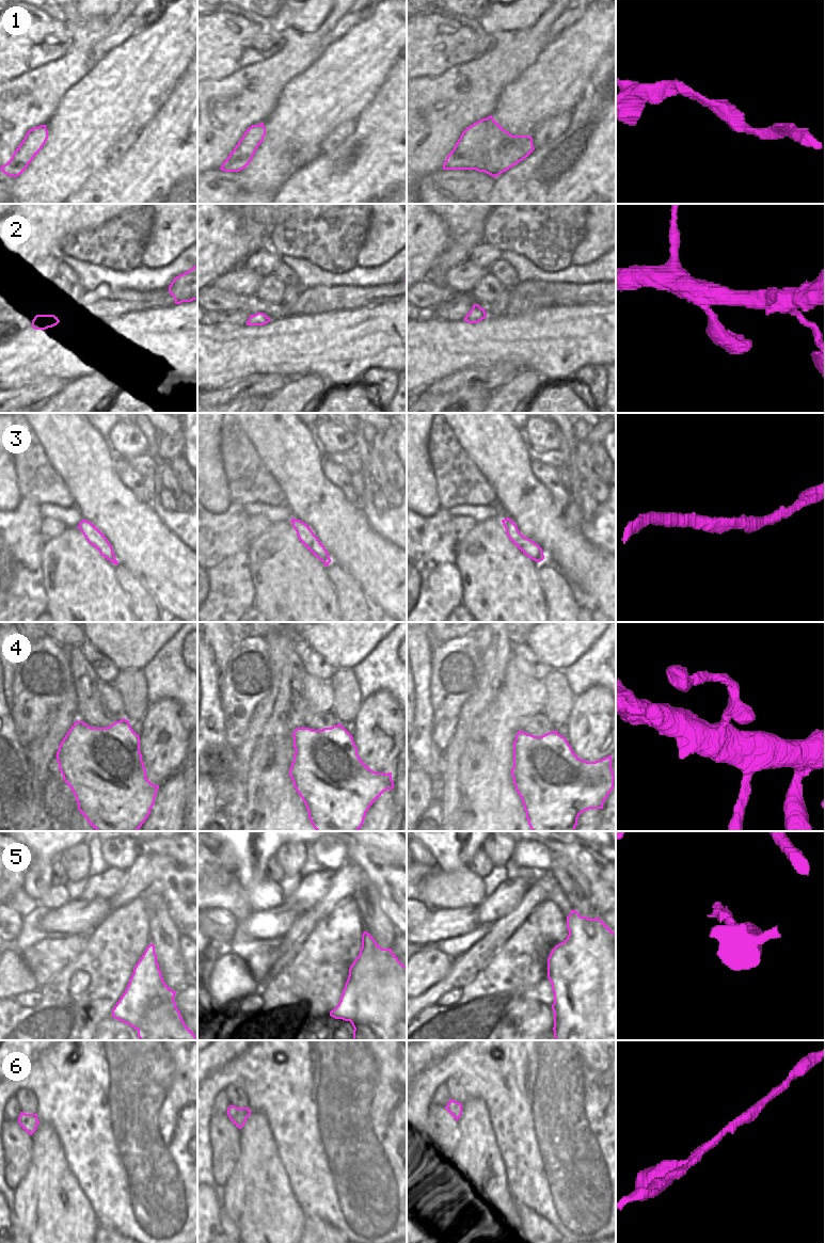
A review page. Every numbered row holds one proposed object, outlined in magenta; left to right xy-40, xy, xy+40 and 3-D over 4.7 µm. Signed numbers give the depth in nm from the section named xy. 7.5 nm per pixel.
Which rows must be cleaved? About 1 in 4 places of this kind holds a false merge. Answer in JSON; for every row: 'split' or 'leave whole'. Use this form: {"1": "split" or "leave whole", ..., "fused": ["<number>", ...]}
{"1": "leave whole", "2": "leave whole", "3": "leave whole", "4": "leave whole", "5": "split", "6": "leave whole", "fused": ["5"]}

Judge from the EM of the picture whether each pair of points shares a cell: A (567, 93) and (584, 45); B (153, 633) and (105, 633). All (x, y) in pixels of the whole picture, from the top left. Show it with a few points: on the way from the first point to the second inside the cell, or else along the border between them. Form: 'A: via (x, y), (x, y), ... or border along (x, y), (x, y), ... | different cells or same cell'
A: via (567, 81), (567, 62), (572, 57) | same cell
B: via (141, 633), (116, 633) | same cell

